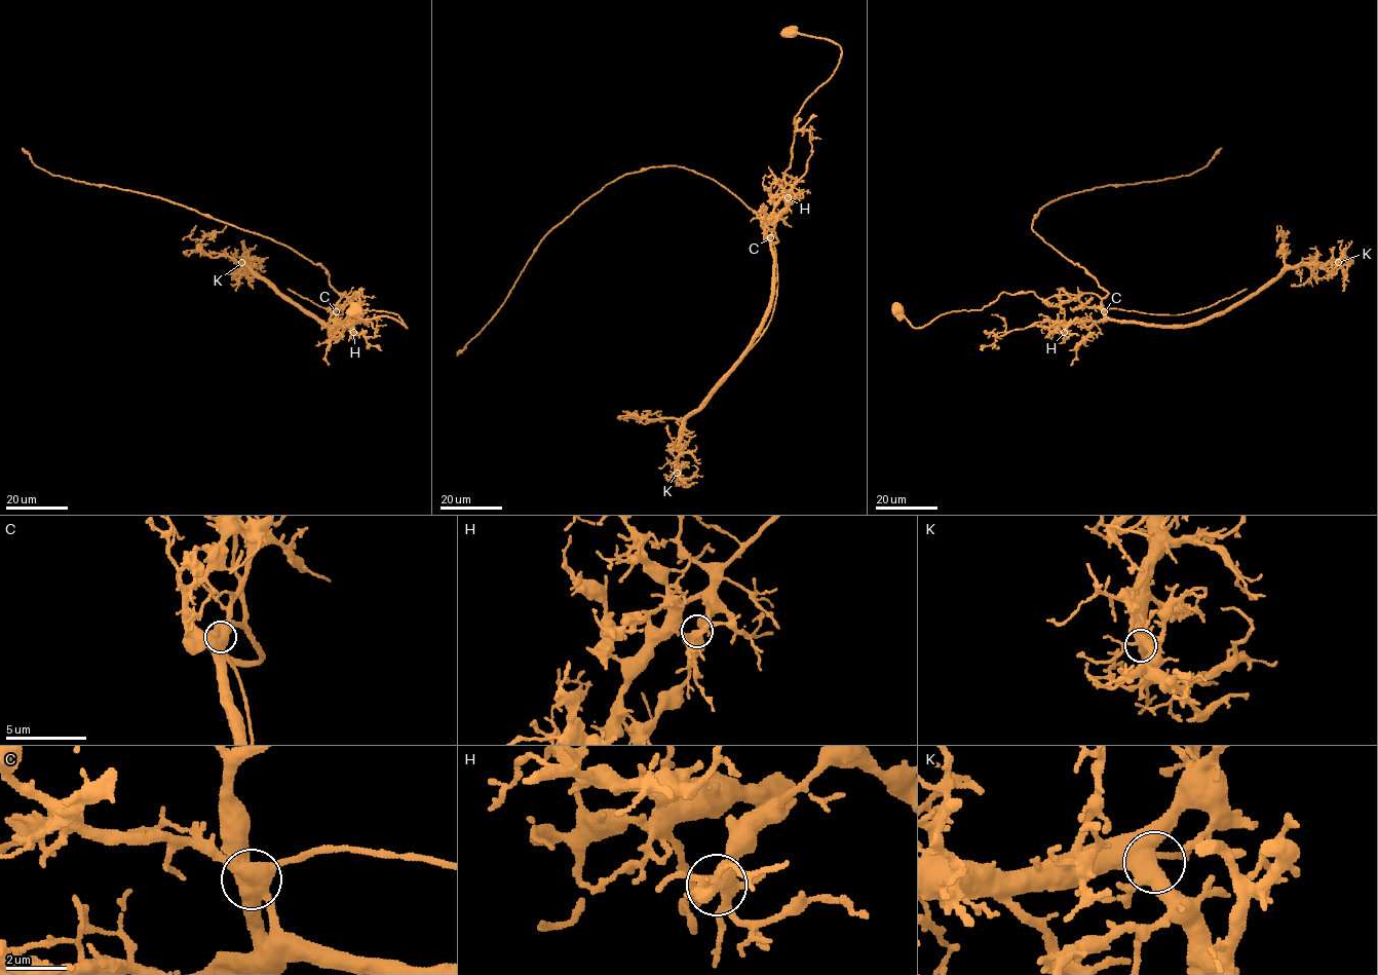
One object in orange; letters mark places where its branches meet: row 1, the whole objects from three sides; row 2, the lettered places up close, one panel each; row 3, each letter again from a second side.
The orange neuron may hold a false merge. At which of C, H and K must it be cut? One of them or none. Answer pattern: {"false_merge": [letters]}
{"false_merge": []}

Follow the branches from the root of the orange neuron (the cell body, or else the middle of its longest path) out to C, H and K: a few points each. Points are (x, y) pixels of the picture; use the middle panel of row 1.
C: (790, 32), (836, 42), (841, 58), (834, 73), (795, 117), (791, 166), (774, 195), (774, 234), (770, 237)
H: (790, 32), (836, 42), (841, 58), (795, 117), (791, 166), (774, 195), (774, 234), (765, 238), (788, 197)
K: (790, 32), (836, 42), (841, 58), (795, 117), (774, 195), (770, 310), (686, 418), (677, 473)

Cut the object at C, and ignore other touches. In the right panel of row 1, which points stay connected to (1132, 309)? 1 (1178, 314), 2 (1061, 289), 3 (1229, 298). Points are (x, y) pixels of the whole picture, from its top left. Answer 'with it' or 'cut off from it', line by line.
1: with it
2: with it
3: with it

